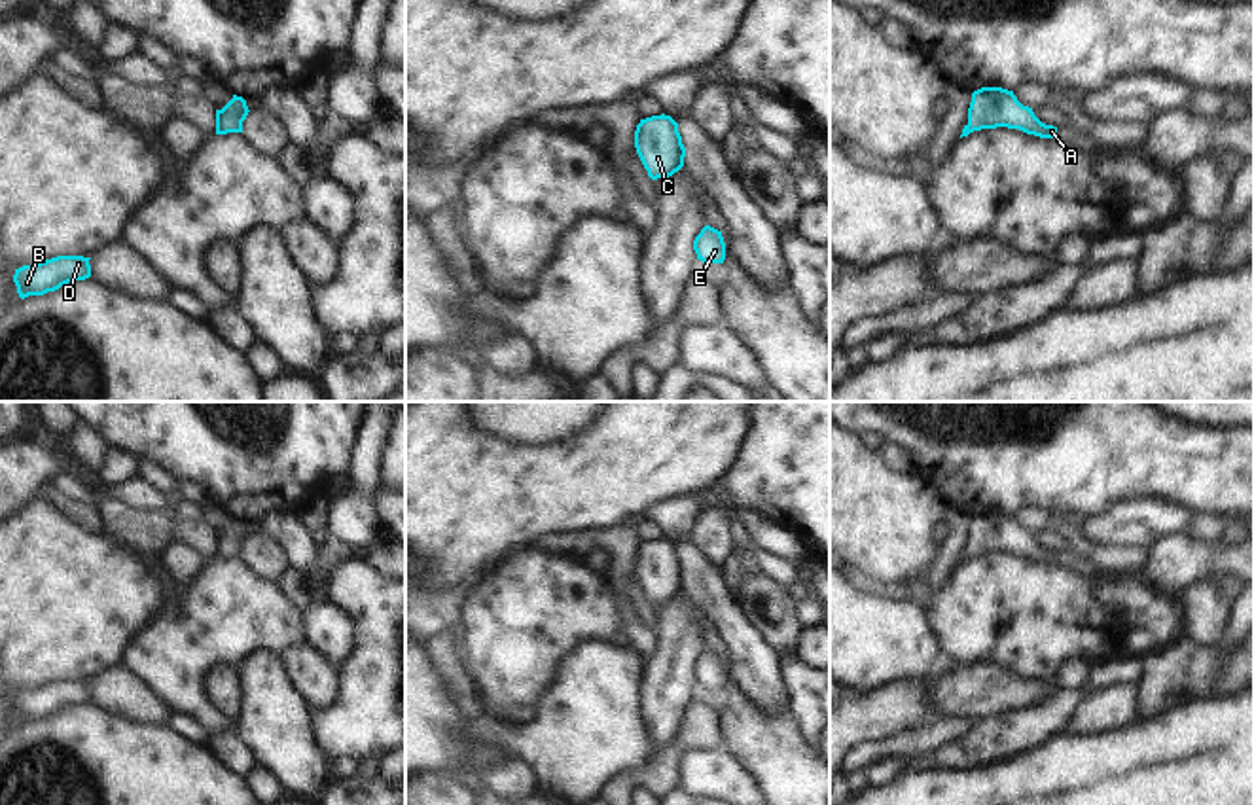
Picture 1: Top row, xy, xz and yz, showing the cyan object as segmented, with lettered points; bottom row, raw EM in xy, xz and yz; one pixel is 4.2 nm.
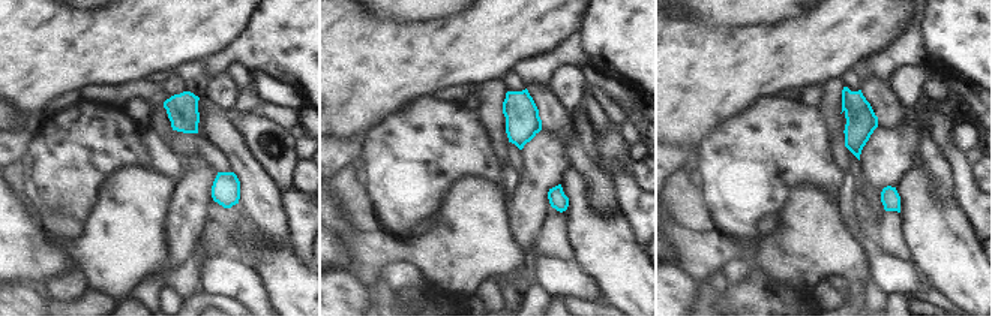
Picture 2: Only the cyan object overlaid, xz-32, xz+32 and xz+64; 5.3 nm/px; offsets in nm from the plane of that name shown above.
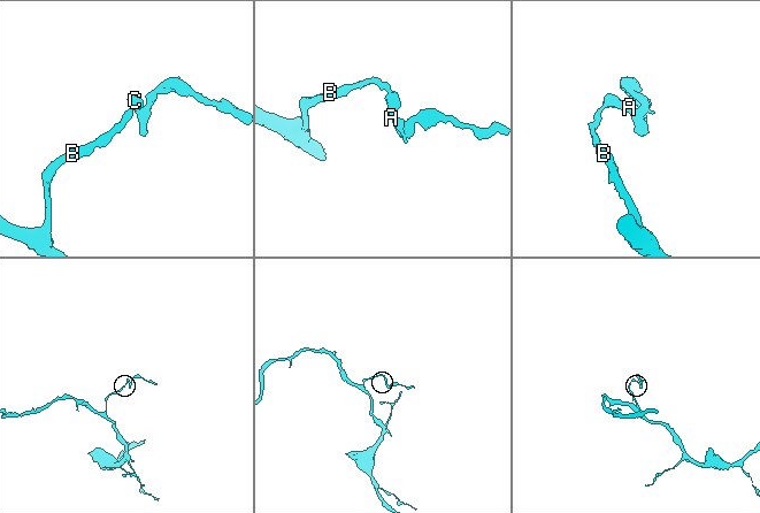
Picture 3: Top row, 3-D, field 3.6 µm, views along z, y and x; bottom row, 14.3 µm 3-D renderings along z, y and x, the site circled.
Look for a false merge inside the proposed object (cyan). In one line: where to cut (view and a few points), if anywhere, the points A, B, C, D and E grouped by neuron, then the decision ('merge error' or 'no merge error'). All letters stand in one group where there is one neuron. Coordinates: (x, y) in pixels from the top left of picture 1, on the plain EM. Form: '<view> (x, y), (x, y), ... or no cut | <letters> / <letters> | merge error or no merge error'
no cut | A B C D E | no merge error

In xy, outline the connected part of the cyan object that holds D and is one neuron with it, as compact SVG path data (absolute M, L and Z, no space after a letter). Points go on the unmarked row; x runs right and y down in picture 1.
M57 680L34 689L15 693L13 707L21 724L28 720L44 720L61 710L85 705L91 701L91 682L83 680Z

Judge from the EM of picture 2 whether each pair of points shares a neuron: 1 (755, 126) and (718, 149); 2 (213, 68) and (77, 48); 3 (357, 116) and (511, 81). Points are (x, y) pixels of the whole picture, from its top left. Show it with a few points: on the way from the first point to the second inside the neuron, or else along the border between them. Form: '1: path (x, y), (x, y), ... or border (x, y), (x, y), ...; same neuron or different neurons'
1: path (746, 135), (733, 149), (727, 149); same neuron
2: border (236, 41), (204, 60); different neurons
3: border (511, 69), (502, 78); different neurons

